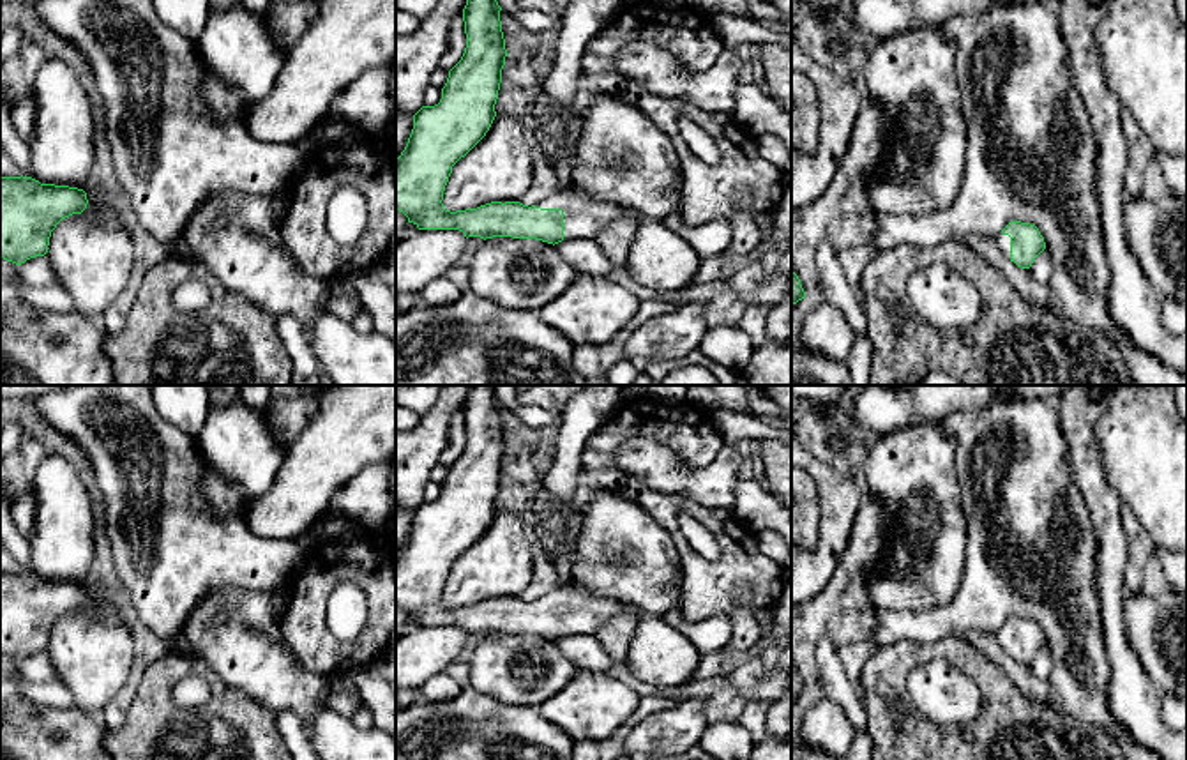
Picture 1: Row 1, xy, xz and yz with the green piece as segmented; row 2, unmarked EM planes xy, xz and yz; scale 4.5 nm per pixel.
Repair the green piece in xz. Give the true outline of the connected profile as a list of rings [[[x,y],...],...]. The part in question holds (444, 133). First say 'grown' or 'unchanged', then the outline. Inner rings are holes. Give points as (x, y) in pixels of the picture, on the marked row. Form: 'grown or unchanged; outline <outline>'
grown; outline [[[466,0],[466,48],[449,71],[442,99],[413,115],[413,129],[396,159],[396,210],[419,230],[459,230],[465,237],[535,239],[548,244],[595,239],[627,207],[599,201],[574,184],[537,205],[491,201],[445,210],[443,191],[452,166],[489,131],[505,65],[505,39],[496,0]]]

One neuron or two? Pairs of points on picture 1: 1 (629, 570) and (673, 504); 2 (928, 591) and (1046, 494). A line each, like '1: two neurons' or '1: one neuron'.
1: two neurons
2: two neurons

